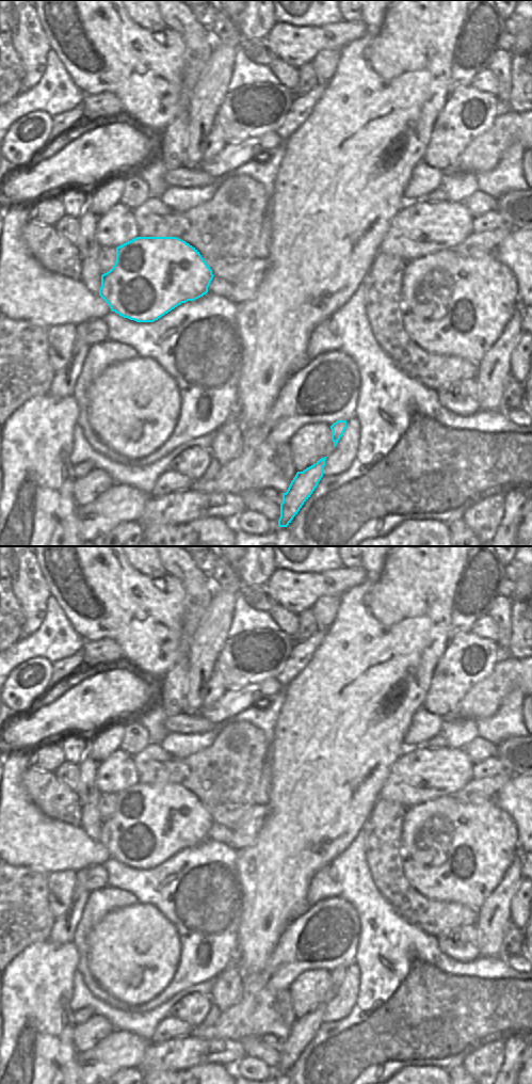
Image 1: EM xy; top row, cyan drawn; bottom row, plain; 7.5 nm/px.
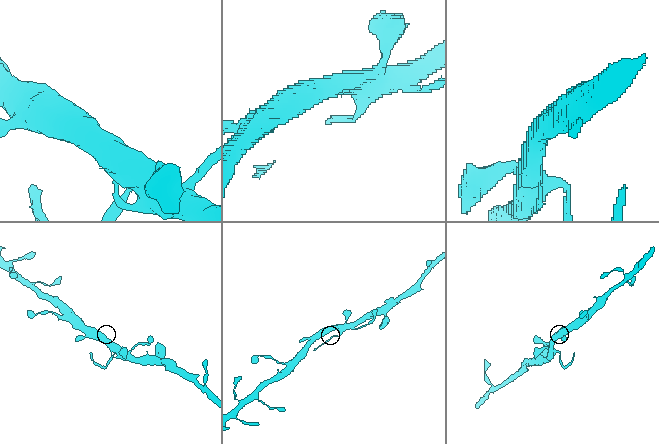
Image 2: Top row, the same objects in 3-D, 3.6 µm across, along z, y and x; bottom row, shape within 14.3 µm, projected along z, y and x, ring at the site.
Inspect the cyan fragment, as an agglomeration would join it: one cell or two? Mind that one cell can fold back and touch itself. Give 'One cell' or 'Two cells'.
Two cells.

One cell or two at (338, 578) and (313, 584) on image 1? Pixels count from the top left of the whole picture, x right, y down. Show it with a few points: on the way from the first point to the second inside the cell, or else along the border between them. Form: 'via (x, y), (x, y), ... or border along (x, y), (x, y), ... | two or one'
via (332, 577), (326, 576), (320, 583) | one

